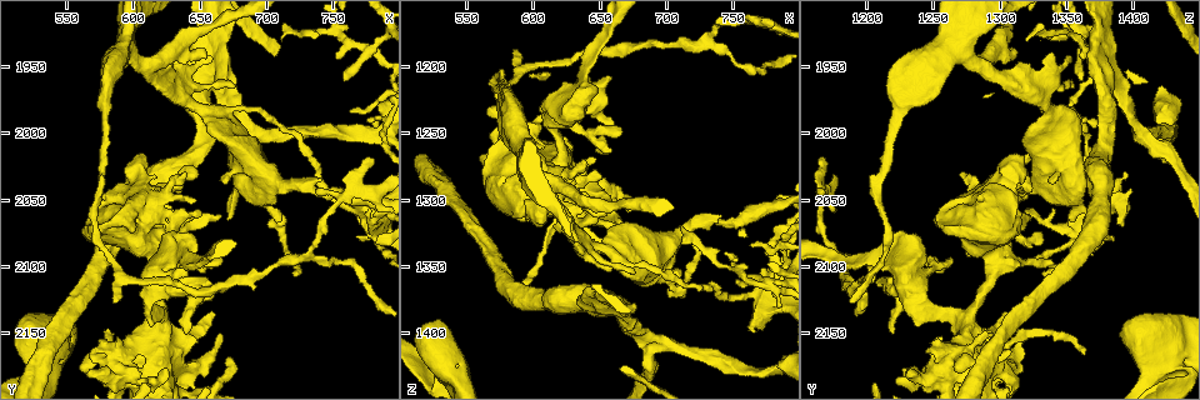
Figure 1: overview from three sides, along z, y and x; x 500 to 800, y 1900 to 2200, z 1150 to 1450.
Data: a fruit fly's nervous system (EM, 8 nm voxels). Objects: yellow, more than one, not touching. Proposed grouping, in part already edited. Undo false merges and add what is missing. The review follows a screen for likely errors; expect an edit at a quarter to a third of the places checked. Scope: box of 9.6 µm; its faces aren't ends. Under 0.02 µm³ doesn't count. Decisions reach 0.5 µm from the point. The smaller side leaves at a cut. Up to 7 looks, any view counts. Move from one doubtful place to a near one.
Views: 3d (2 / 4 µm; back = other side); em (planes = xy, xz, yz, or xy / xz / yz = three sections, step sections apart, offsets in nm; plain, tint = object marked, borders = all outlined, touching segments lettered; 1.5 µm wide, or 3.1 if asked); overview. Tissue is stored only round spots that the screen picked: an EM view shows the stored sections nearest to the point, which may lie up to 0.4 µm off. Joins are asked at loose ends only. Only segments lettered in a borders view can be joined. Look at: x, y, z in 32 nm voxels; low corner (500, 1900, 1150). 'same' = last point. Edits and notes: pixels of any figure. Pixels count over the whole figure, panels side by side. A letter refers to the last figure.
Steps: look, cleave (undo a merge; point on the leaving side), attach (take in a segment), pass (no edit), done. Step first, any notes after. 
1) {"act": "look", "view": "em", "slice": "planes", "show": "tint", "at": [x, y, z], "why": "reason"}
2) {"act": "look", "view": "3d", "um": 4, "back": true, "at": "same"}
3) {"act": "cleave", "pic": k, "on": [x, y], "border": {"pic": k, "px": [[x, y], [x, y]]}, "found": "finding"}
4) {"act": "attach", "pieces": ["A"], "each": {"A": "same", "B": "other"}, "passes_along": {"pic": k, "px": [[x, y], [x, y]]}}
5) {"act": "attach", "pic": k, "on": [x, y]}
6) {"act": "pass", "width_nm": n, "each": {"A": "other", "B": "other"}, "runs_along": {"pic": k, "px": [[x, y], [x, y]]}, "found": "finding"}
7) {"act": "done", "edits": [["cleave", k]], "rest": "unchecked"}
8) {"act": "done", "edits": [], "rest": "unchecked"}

{"act": "look", "view": "em", "slice": "planes", "show": "tint", "at": [630, 1954, 1328]}

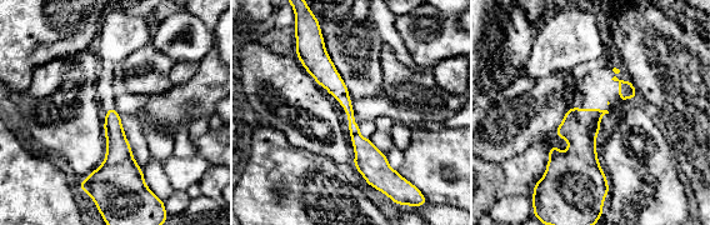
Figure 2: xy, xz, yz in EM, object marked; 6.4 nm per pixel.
{"act": "look", "view": "em", "slice": "planes", "show": "borders", "at": "same"}

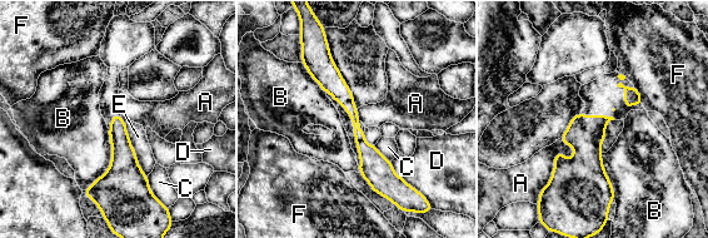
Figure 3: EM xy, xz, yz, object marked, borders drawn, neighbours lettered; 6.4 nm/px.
{"act": "pass", "longest_contact_nm": ["B", 420], "each": {"A": "other", "B": "other", "C": "other", "D": "other", "E": "other", "F": "other"}, "found": "no lettered segment goes on from it"}

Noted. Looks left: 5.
{"act": "look", "view": "em", "slice": "xz", "step": 4, "show": "borders", "at": [740, 2044, 1316], "why": "sudden change in width"}

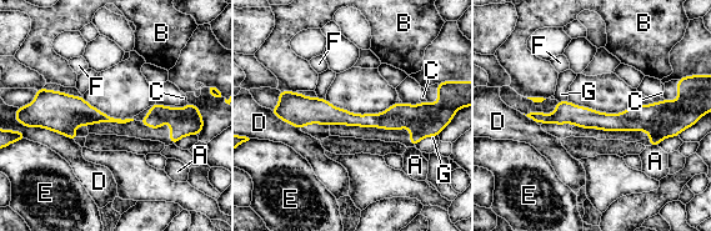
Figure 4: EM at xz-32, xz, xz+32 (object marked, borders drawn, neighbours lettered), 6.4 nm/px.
{"act": "look", "view": "em", "slice": "planes", "show": "borders", "at": "same"}

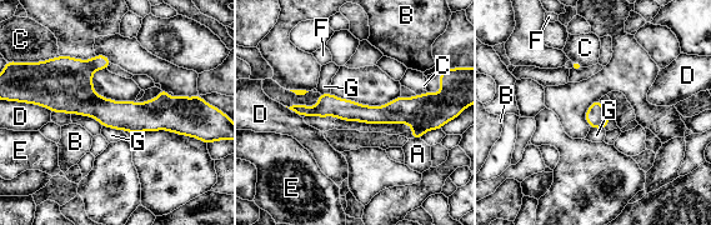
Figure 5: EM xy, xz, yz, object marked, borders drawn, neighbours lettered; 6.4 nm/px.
{"act": "pass", "width_nm": 140, "each": {"A": "other", "B": "other", "C": "other", "D": "other", "E": "other", "F": "other", "G": "other"}, "border": {"pic": 5, "px": [[440, 128], [427, 130], [420, 138]]}, "found": "one neuron here"}

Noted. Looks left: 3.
{"act": "look", "view": "3d", "um": 4, "back": true, "at": [780, 2022, 1170], "why": "branch stops here"}

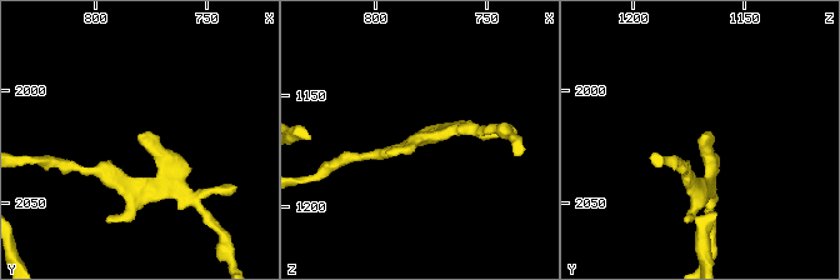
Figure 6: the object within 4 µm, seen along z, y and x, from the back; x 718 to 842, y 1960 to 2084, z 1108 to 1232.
{"act": "look", "view": "em", "slice": "xz", "step": 4, "show": "tint", "at": [782, 2022, 1168]}

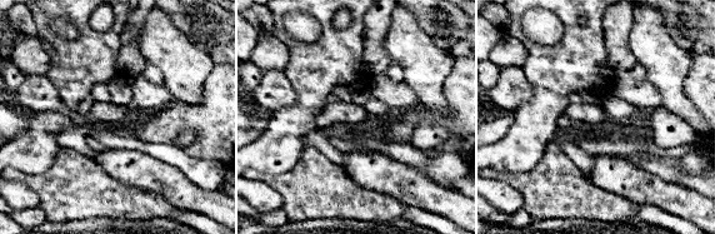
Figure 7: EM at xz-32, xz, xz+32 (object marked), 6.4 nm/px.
{"act": "look", "view": "em", "slice": "planes", "show": "borders", "at": "same"}

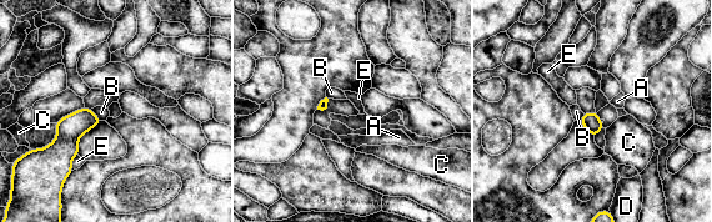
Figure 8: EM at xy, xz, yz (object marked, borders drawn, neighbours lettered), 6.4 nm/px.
{"act": "pass", "each": {"A": "other", "B": "other", "C": "other", "D": "other", "E": "other"}, "border": {"pic": 8, "px": [[78, 155], [71, 161], [73, 170]]}, "found": "no lettered segment goes on from it"}

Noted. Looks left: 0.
{"act": "done", "edits": [], "rest": "unchecked"}

